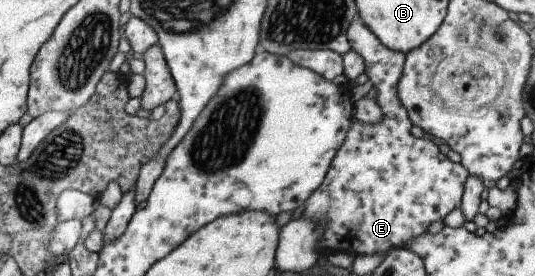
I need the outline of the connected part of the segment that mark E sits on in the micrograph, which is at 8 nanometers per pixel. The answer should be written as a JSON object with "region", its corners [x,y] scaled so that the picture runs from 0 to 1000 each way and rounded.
{"region":[[[669,62],[654,76],[647,105],[647,138],[658,181],[680,221],[680,264],[695,297],[695,315],[703,319],[699,362],[712,391],[716,428],[697,453],[656,449],[602,659],[574,717],[563,779],[604,819],[594,906],[606,906],[607,891],[607,913],[641,906],[662,920],[707,917],[718,935],[733,902],[753,899],[753,884],[764,880],[772,855],[796,837],[804,808],[826,801],[841,761],[858,754],[875,630],[862,594],[847,591],[832,558],[824,558],[815,511],[779,504],[766,489],[764,471],[772,449],[738,337],[757,196],[710,156],[707,134]]]}

